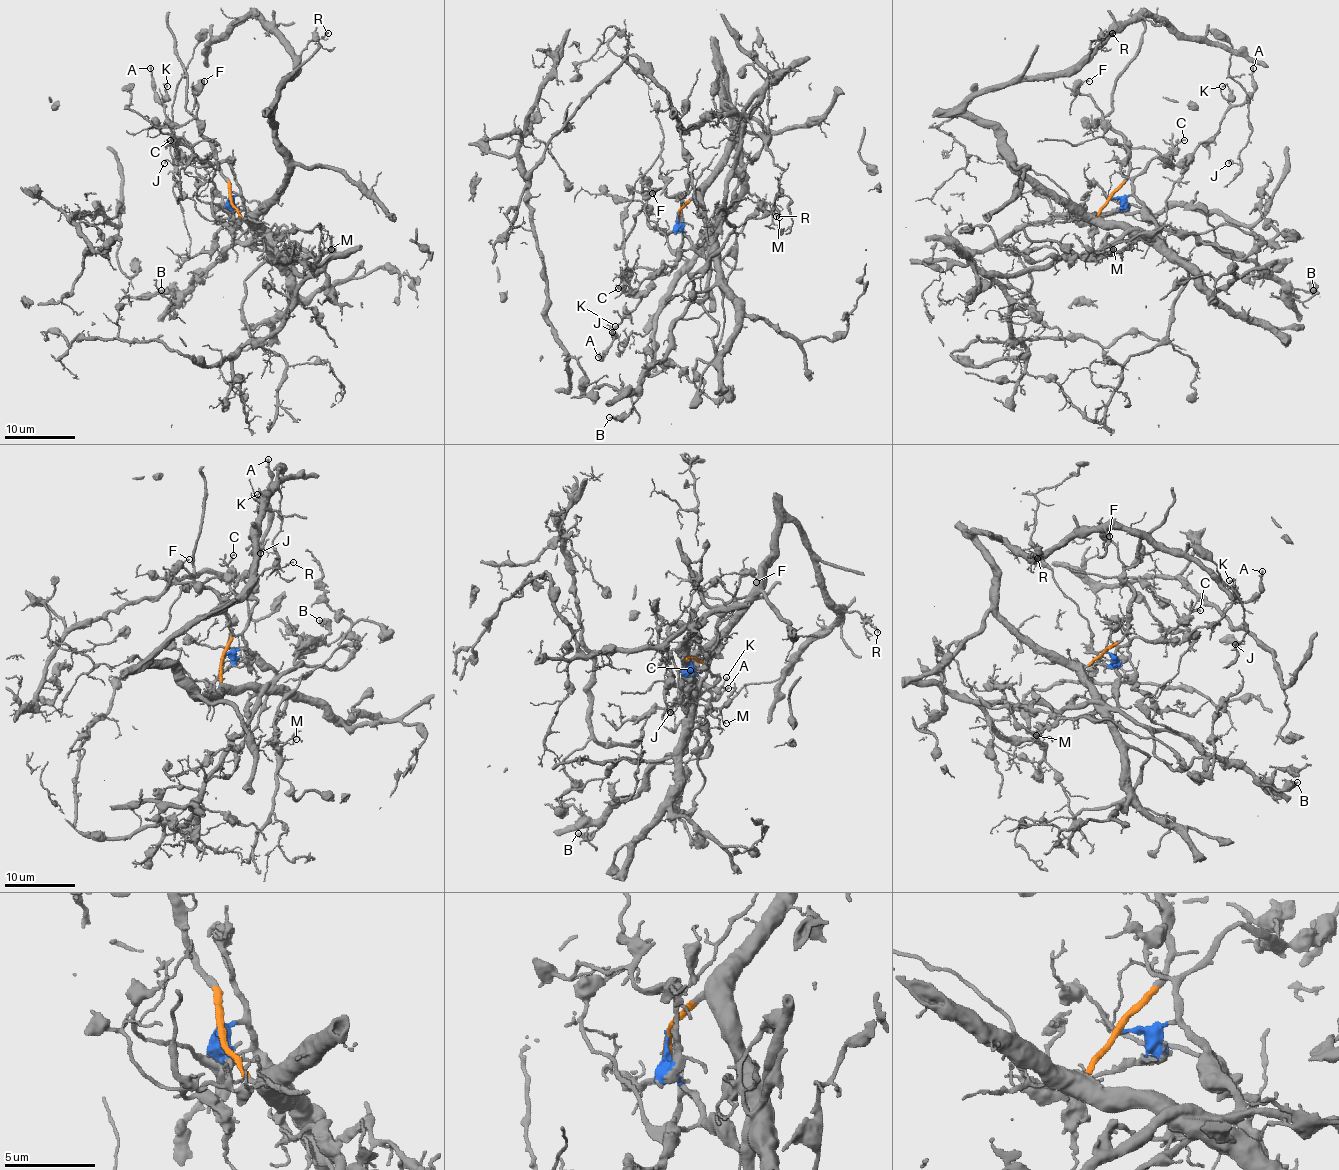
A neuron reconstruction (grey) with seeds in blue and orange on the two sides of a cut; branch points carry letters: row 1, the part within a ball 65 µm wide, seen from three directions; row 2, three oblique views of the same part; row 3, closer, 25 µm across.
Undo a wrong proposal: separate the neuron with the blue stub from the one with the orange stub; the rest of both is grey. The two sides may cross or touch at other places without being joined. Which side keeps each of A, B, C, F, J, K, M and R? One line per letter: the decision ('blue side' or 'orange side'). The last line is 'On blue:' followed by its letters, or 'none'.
A: blue side
B: blue side
C: blue side
F: orange side
J: orange side
K: blue side
M: blue side
R: orange side
On blue: A, B, C, K, M

